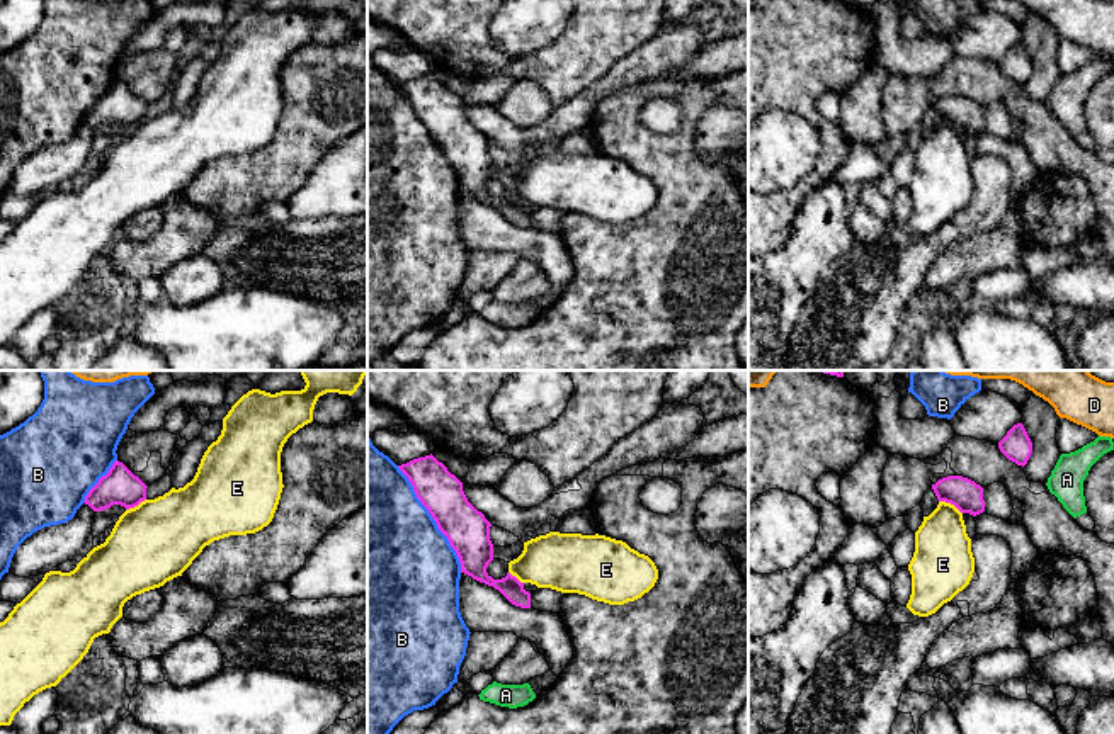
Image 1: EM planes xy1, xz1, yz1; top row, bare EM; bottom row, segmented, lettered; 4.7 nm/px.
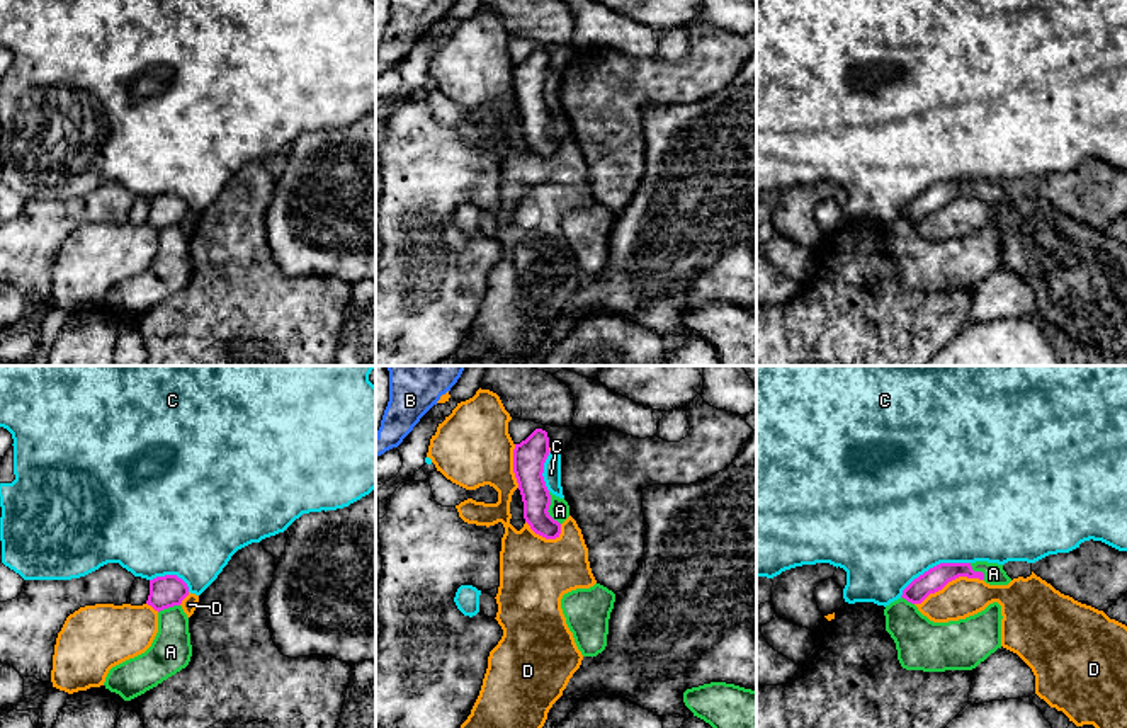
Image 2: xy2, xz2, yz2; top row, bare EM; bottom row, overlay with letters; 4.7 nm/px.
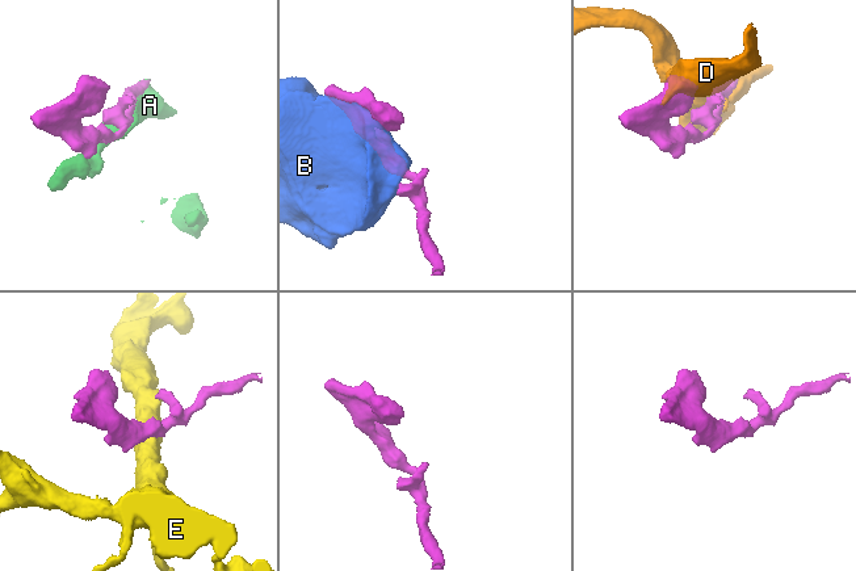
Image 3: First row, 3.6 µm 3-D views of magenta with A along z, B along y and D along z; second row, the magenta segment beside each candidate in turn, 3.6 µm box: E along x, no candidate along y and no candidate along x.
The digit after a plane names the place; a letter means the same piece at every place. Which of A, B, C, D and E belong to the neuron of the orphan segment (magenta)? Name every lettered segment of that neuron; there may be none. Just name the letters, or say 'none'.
A

